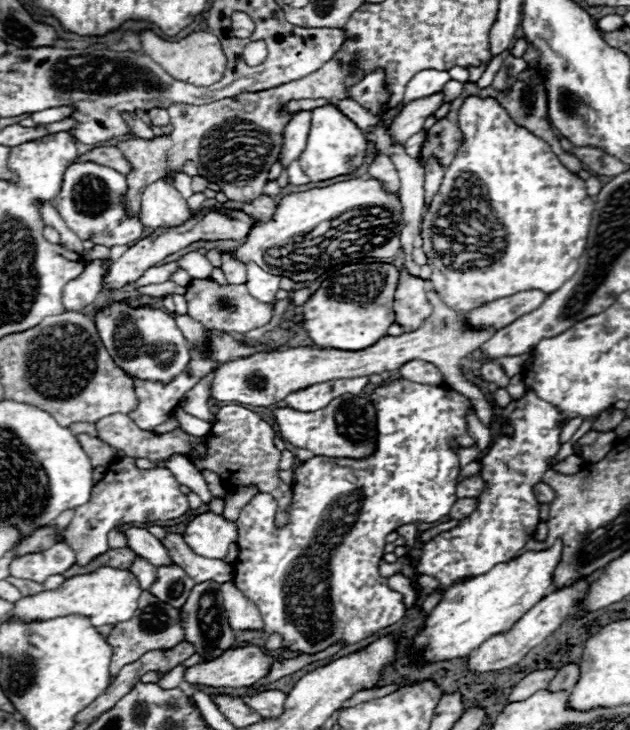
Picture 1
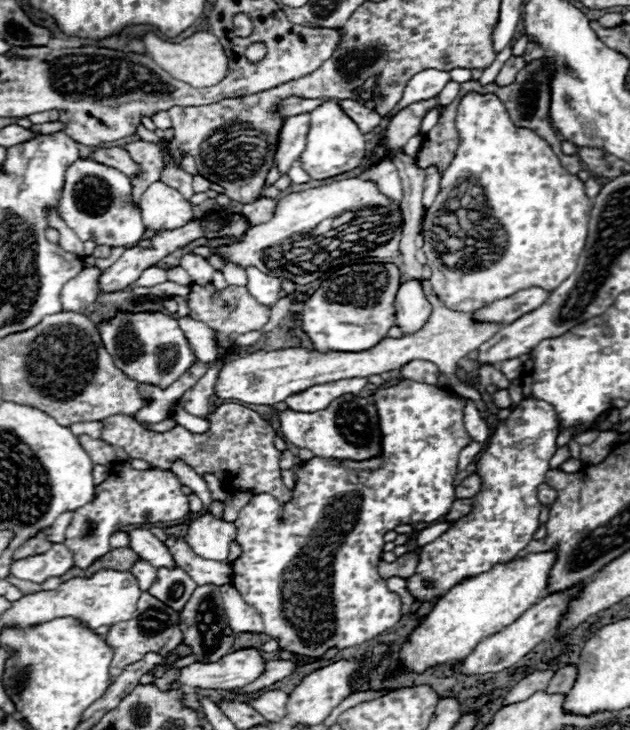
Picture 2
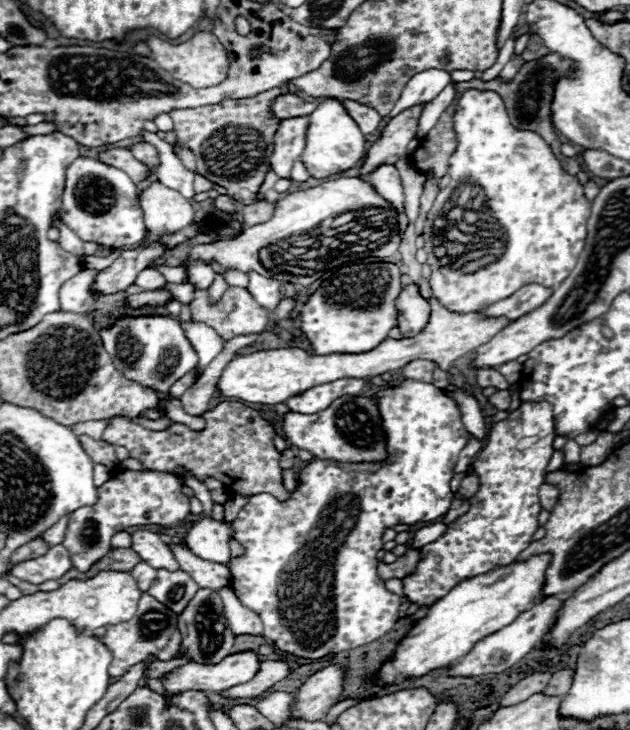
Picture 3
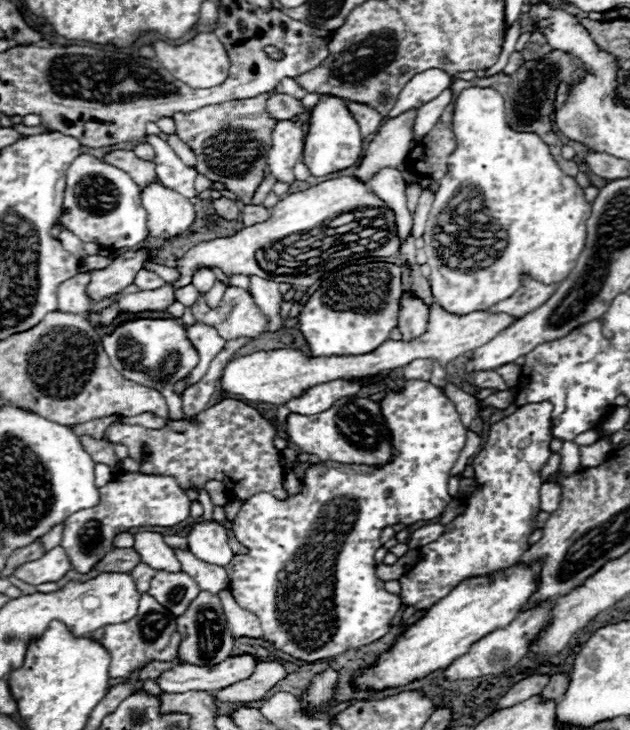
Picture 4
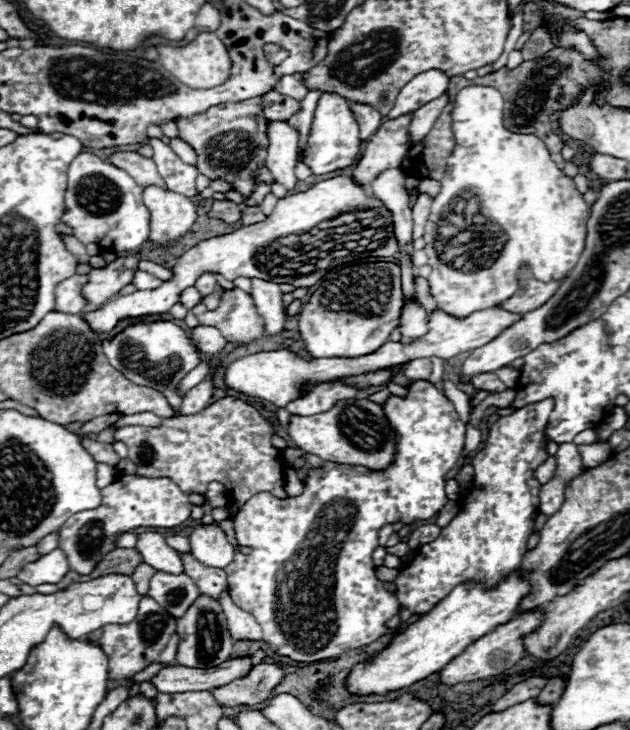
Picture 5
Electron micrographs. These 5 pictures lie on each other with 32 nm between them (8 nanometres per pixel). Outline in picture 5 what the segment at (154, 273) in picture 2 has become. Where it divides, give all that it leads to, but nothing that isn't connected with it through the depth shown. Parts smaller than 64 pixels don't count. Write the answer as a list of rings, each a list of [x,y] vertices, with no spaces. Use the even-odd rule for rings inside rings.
[[[136,272],[134,278],[132,278],[132,284],[136,286],[136,290],[150,290],[150,288],[156,288],[160,284],[160,278],[148,274],[148,272]]]

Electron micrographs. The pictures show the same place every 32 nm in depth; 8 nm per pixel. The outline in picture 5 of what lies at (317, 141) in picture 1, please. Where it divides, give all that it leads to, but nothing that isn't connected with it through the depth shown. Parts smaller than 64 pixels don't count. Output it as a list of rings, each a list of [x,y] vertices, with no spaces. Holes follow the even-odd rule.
[[[322,92],[318,106],[314,110],[312,132],[308,138],[308,148],[304,152],[304,164],[314,170],[314,174],[328,174],[338,168],[350,166],[360,154],[360,132],[358,122],[350,110],[350,102],[340,94]]]

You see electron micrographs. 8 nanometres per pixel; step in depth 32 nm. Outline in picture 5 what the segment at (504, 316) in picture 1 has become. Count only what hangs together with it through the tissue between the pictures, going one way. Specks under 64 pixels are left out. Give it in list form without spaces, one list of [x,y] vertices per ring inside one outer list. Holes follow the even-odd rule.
[[[530,280],[526,290],[518,290],[512,298],[508,298],[508,302],[502,302],[500,306],[504,310],[510,312],[518,312],[518,314],[526,314],[532,312],[536,308],[540,308],[542,304],[546,304],[556,290],[560,288],[562,280],[550,280],[550,282],[540,282],[540,280]]]

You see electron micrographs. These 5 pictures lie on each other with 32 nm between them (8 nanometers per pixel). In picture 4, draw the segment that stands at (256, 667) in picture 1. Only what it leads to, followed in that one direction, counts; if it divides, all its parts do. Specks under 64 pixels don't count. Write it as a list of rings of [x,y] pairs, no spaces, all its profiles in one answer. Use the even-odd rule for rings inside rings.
[[[242,654],[242,656],[230,656],[220,666],[174,666],[166,672],[162,672],[156,682],[162,688],[162,692],[168,694],[180,694],[188,690],[206,690],[216,692],[224,686],[230,686],[238,680],[244,680],[252,674],[252,668],[256,668],[254,656]]]

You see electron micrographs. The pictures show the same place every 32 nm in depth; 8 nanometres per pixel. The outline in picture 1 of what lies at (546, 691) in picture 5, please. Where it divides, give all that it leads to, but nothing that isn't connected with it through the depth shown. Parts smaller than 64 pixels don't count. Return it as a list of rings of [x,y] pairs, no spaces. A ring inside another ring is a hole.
[[[568,664],[568,666],[560,668],[558,676],[550,682],[548,690],[550,690],[550,692],[562,692],[562,690],[570,692],[570,690],[574,688],[574,684],[578,682],[578,676],[580,676],[578,664]]]

